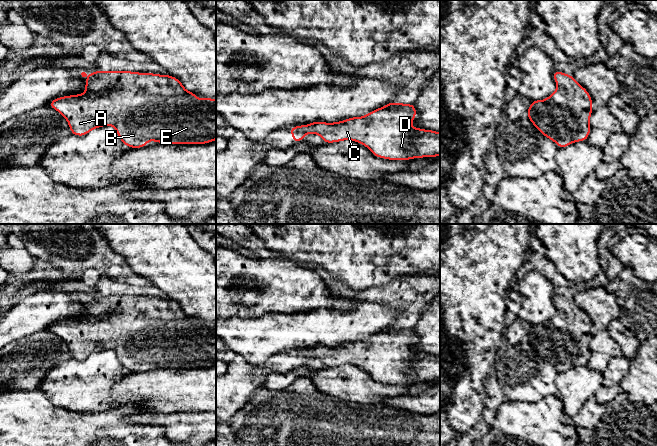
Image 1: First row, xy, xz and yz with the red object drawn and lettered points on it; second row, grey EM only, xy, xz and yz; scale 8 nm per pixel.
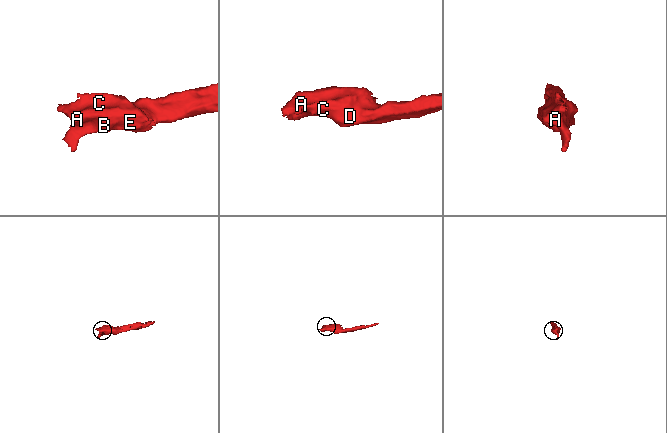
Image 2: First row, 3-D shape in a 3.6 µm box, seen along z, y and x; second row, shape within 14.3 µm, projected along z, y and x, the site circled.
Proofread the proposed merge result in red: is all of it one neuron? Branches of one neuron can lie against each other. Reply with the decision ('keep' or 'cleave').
keep

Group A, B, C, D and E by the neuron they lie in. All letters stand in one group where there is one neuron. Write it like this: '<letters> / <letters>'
A B C D E

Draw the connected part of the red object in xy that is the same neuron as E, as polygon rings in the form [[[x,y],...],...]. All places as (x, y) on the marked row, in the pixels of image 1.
[[[97,70],[89,75],[82,72],[81,75],[88,77],[84,93],[58,97],[49,104],[65,117],[73,135],[85,136],[93,129],[109,125],[115,128],[122,143],[129,148],[145,147],[148,141],[180,145],[207,144],[216,140],[216,99],[197,99],[194,92],[187,91],[181,81],[171,75],[118,70]]]

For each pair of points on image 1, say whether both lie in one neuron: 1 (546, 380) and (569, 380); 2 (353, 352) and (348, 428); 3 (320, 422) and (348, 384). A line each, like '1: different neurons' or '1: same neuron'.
1: different neurons
2: different neurons
3: different neurons

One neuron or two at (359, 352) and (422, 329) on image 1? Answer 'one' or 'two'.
two

